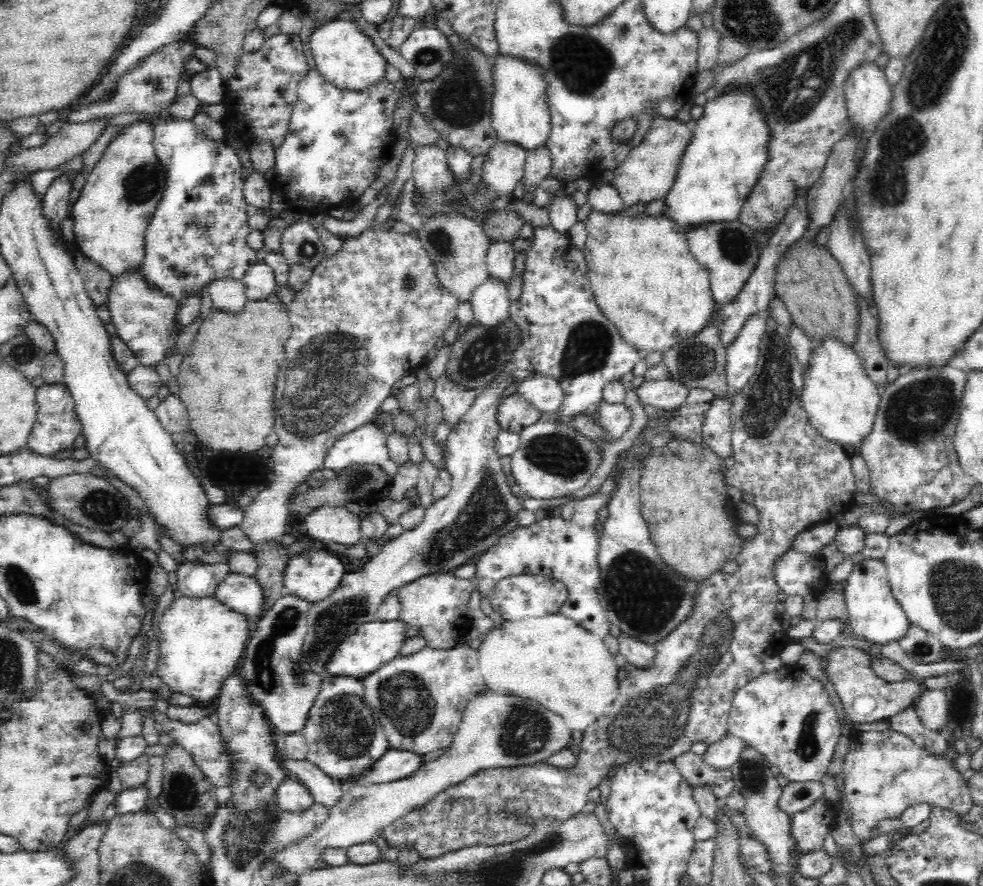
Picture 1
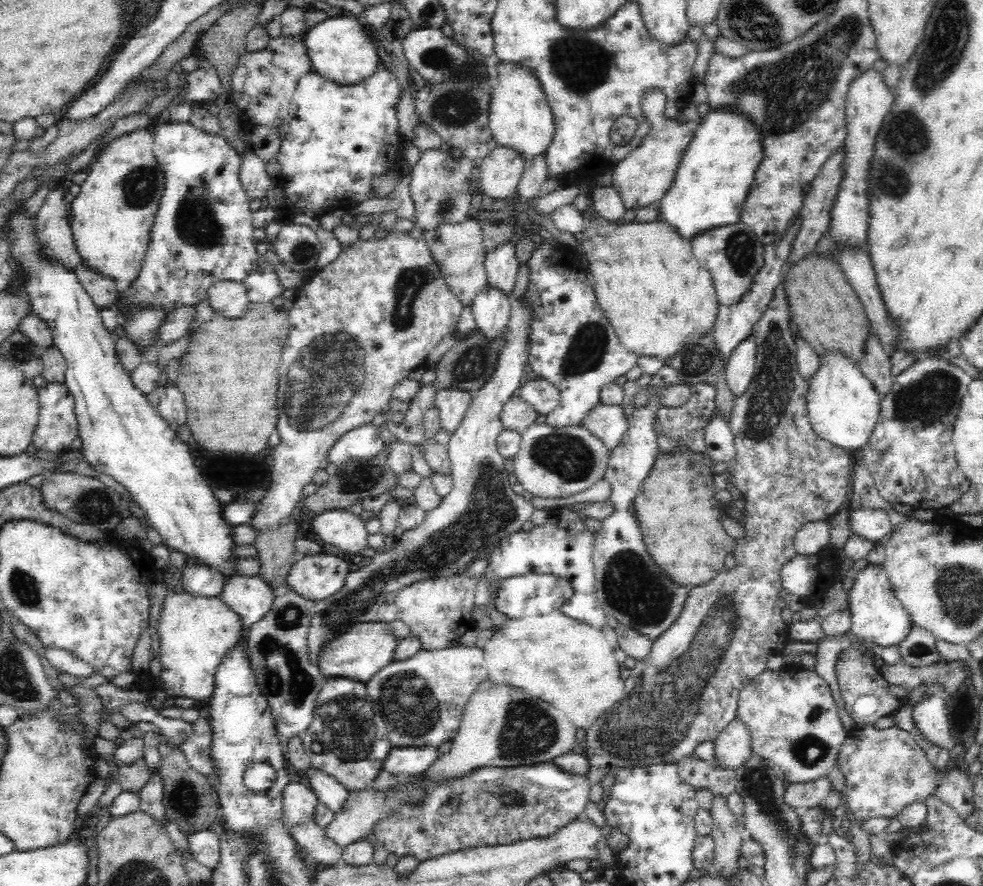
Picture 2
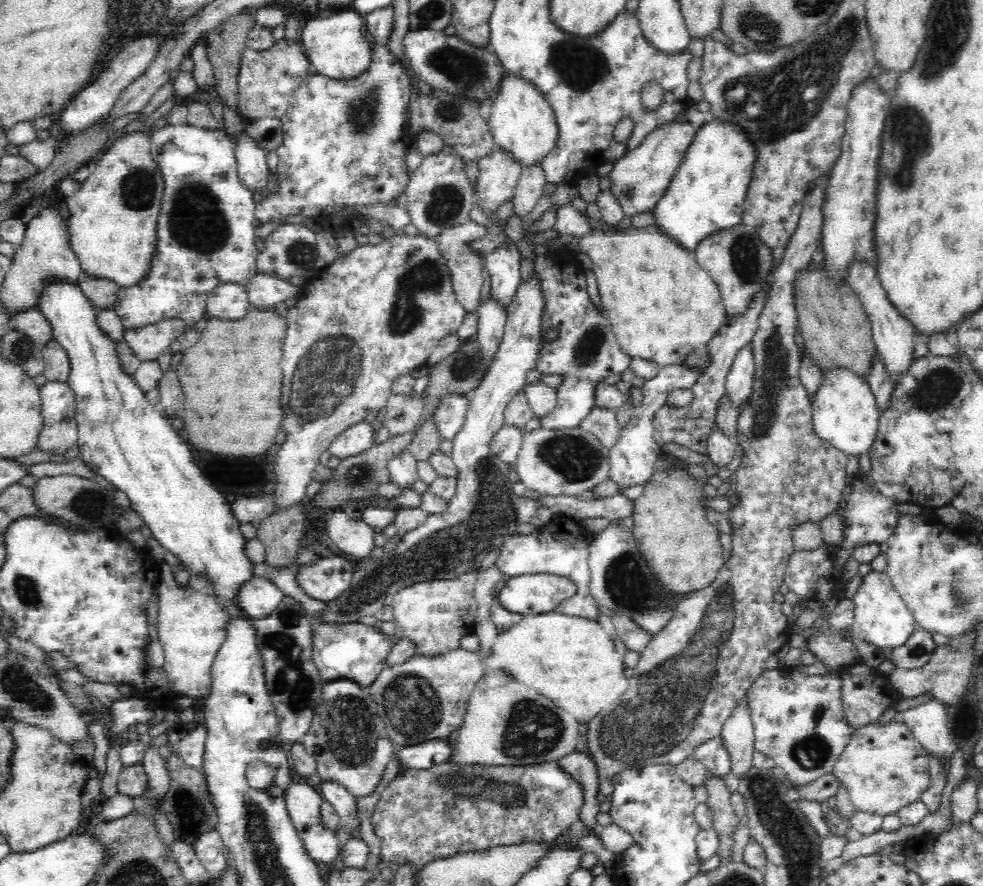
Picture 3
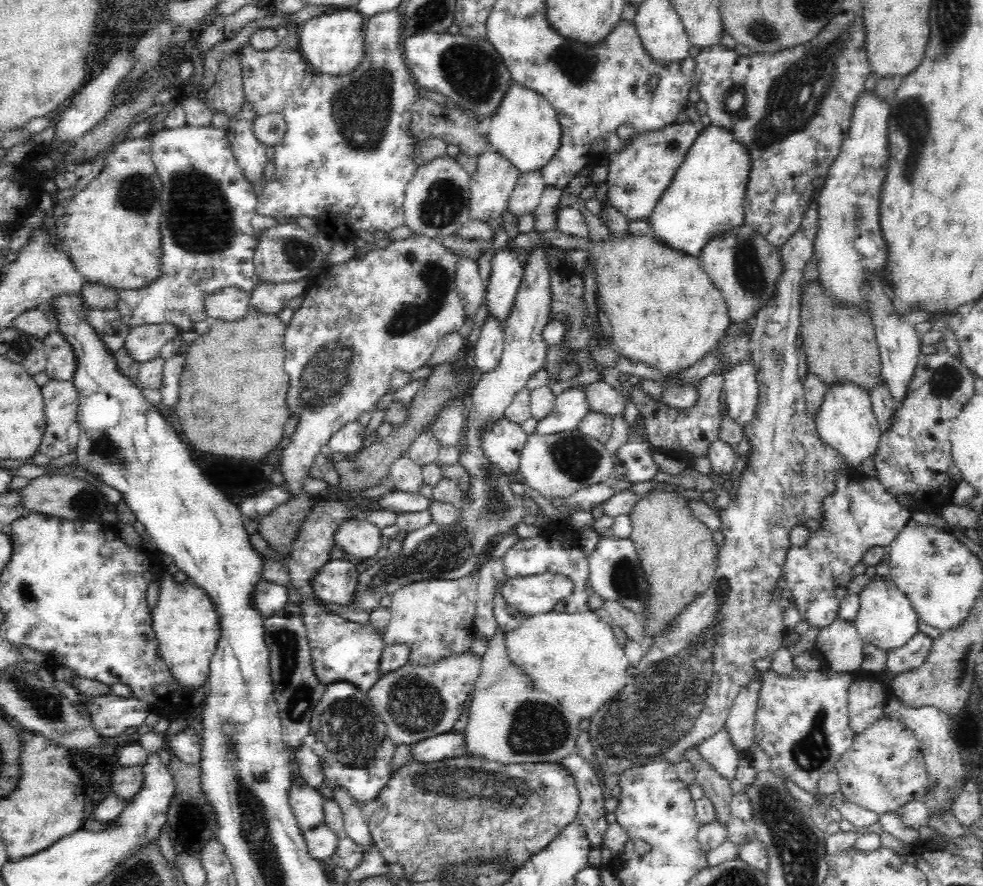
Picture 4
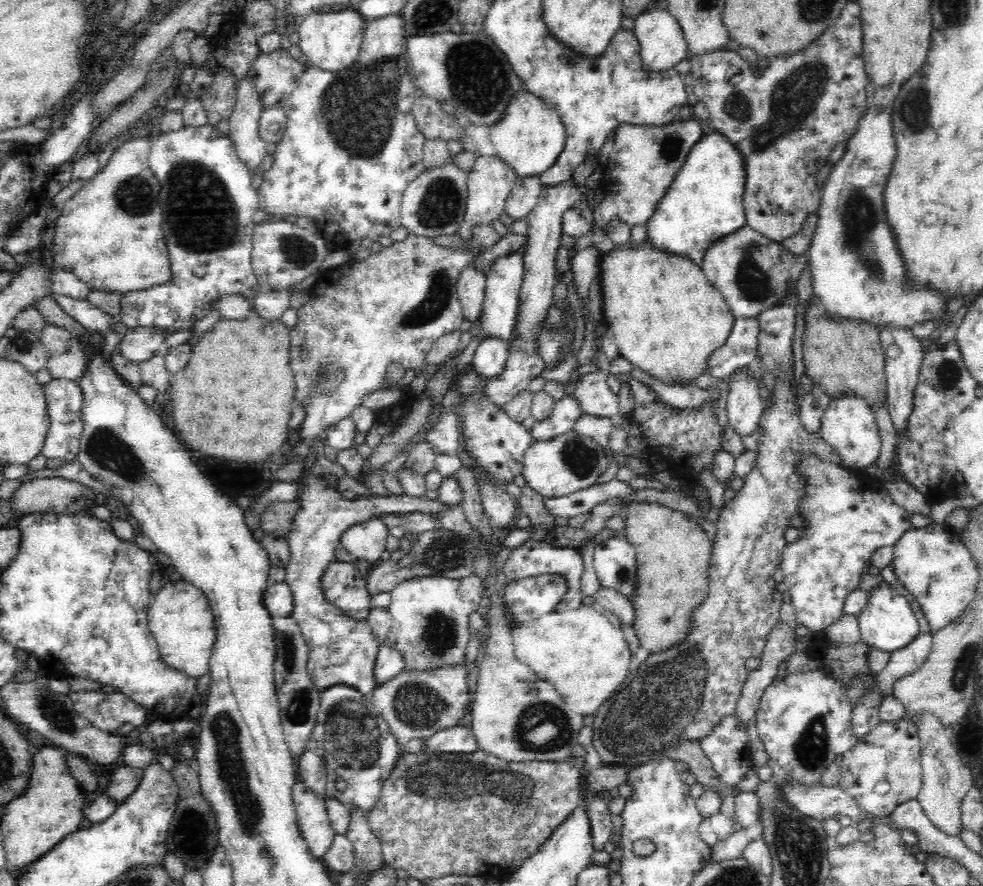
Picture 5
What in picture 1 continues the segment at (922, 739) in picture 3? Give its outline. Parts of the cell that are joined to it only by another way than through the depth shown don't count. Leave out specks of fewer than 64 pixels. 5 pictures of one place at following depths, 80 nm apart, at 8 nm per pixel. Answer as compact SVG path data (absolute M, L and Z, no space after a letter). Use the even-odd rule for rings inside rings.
M926 689L917 702L917 715L921 723L933 731L946 733L948 722L948 701L944 689Z

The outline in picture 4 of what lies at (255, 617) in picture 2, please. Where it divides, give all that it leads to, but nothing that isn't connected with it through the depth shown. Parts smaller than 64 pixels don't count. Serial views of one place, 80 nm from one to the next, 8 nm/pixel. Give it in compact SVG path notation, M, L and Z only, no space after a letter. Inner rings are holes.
M260 579L252 590L253 608L263 617L272 617L285 609L288 600L286 587Z

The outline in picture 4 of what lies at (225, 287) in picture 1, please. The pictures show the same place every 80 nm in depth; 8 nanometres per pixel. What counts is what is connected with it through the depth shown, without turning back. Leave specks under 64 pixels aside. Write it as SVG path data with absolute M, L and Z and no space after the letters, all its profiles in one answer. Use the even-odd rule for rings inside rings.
M230 286L210 294L205 302L205 313L209 321L222 319L227 322L236 322L246 316L250 305L248 293Z

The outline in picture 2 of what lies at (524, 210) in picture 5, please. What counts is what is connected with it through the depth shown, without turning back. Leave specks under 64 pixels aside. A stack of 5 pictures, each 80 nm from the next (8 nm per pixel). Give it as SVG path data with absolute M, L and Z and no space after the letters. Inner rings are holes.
M545 153L538 154L537 157L529 157L525 161L525 167L517 186L519 200L528 202L539 196L542 184L549 178L548 169Z

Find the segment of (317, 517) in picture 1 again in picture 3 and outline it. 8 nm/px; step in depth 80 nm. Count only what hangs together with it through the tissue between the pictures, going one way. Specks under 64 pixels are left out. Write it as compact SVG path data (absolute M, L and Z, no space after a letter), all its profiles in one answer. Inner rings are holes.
M339 509L330 514L330 518L324 520L322 525L337 553L350 554L363 561L369 558L370 551L375 547L372 543L375 532L362 519L350 517Z

